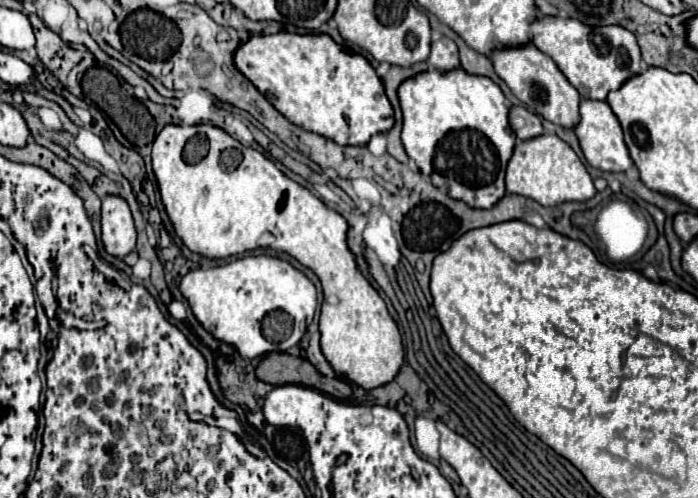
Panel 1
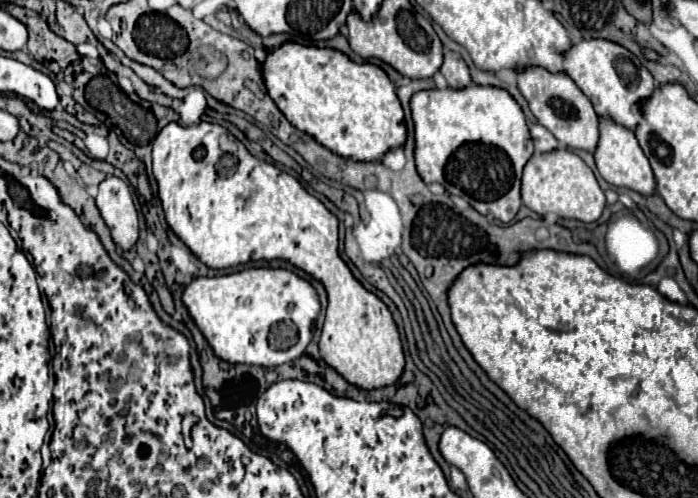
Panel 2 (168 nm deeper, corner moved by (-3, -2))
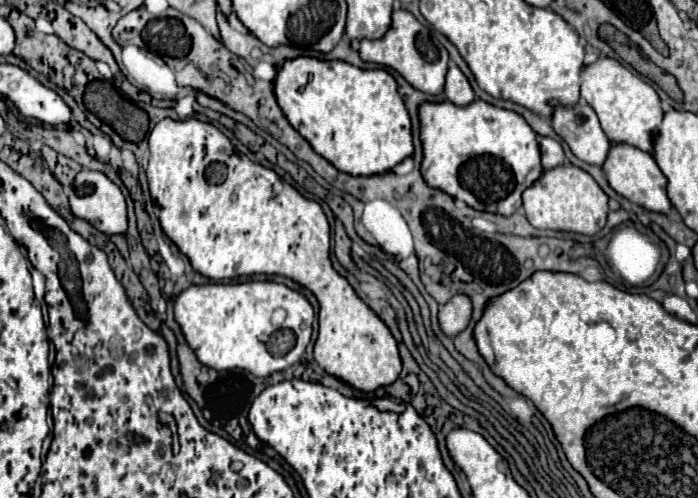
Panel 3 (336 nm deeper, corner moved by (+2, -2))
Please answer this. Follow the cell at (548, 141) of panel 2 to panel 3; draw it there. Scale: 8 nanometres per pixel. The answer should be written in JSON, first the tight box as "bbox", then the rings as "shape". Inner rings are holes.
{"bbox":[538,137,566,169],"shape":[[[538,137],[538,141],[540,141],[540,153],[542,153],[542,167],[544,169],[558,167],[566,161],[560,141],[556,141],[552,137]]]}

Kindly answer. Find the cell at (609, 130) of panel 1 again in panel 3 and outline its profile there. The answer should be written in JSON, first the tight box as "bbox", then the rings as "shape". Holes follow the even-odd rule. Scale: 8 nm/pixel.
{"bbox":[602,143,670,213],"shape":[[[612,143],[608,157],[602,165],[602,171],[606,173],[606,179],[610,183],[610,187],[626,197],[628,201],[642,205],[648,211],[658,211],[658,213],[668,213],[670,211],[670,199],[666,197],[666,177],[662,175],[662,171],[658,169],[656,161],[652,159],[650,153],[632,147],[628,143]]]}

